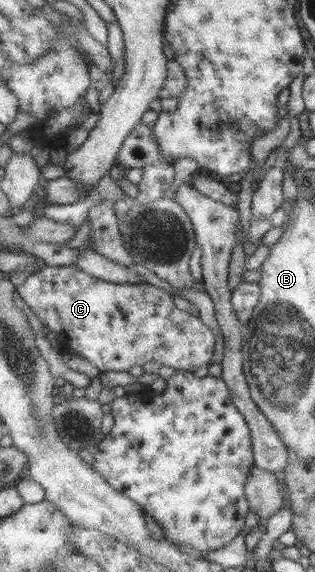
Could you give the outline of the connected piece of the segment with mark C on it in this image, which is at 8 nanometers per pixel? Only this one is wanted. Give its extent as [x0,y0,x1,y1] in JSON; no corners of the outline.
[17,265,216,371]

